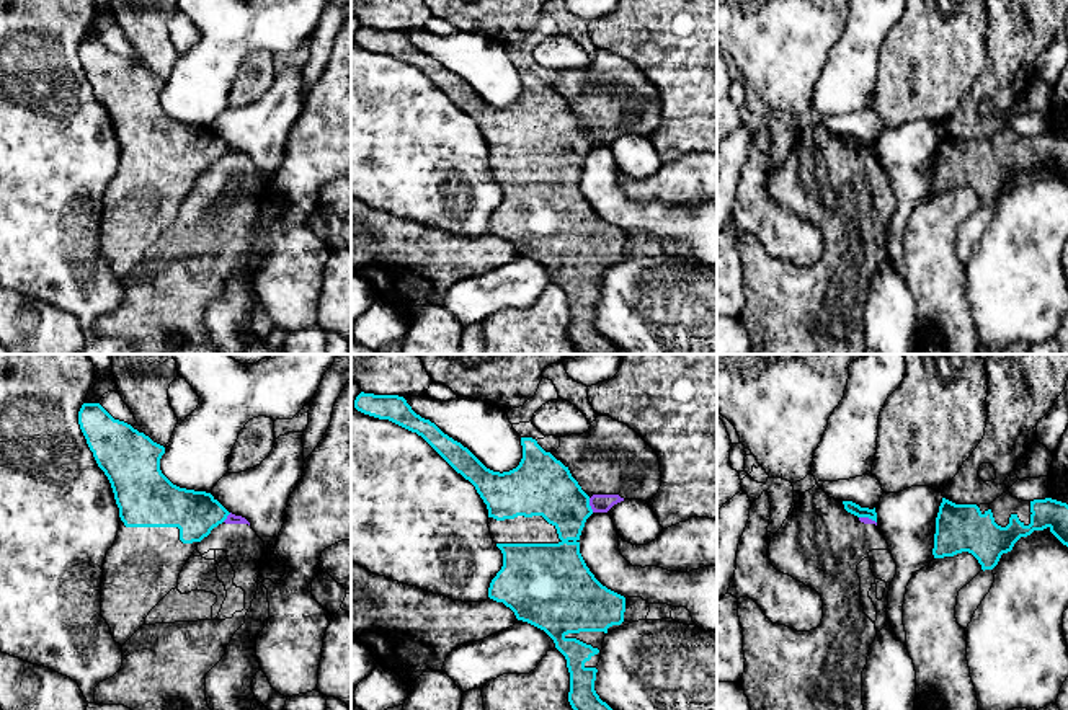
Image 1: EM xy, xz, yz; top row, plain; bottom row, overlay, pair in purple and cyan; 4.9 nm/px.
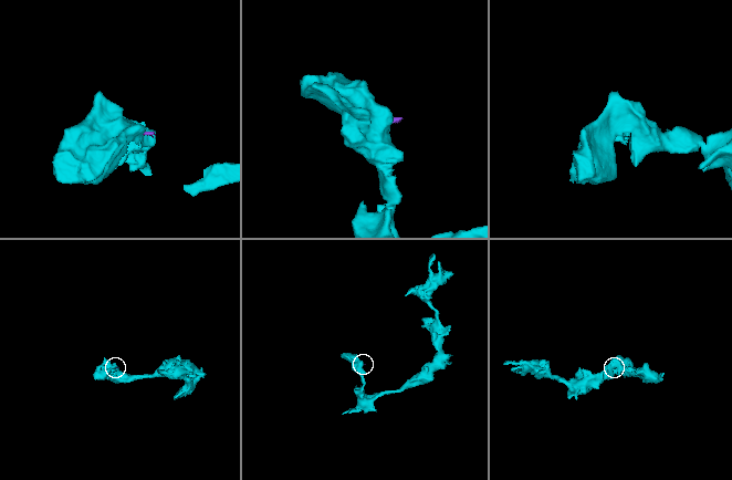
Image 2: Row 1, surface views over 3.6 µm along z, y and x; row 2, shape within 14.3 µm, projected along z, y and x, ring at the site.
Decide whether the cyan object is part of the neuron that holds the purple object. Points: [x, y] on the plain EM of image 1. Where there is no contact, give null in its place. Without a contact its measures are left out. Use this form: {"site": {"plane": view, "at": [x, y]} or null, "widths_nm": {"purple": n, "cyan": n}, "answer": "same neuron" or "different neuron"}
{"site": {"plane": "xz", "at": [590, 139]}, "widths_nm": {"purple": 100, "cyan": 280}, "answer": "different neuron"}

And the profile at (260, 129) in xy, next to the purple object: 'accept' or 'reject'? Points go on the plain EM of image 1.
reject

